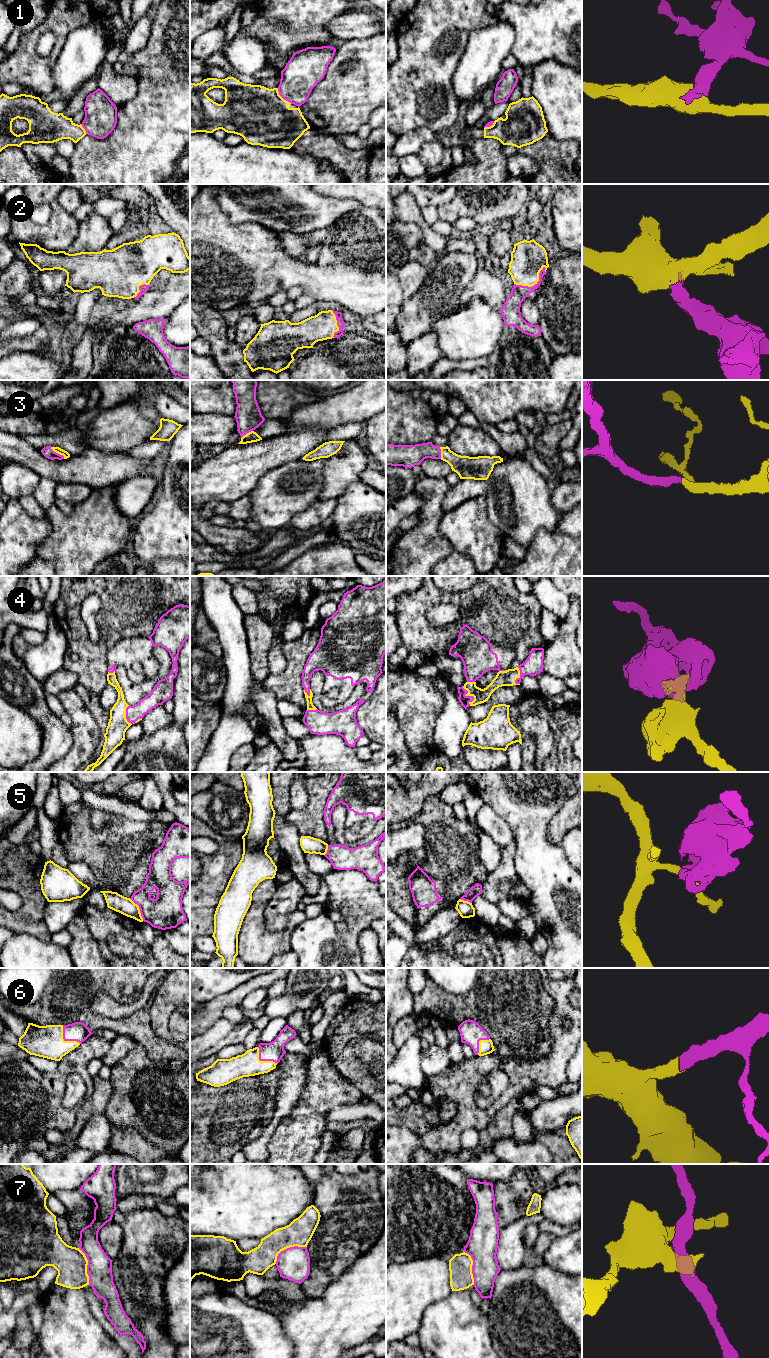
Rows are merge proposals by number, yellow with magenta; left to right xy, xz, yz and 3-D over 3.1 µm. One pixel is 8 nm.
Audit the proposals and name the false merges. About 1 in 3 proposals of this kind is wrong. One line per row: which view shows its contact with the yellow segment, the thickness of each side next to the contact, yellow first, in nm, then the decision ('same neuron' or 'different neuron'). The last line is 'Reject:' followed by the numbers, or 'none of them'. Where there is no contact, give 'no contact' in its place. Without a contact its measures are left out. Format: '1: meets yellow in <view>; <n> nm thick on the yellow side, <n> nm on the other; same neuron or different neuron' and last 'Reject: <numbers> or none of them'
1: meets yellow in xz; 460 nm thick on the yellow side, 280 nm on the other; different neuron
2: meets yellow in yz; 280 nm thick on the yellow side, 140 nm on the other; same neuron
3: meets yellow in xy; 50 nm thick on the yellow side, 80 nm on the other; same neuron
4: meets yellow in yz; 110 nm thick on the yellow side, 80 nm on the other; same neuron
5: meets yellow in xy; 140 nm thick on the yellow side, 280 nm on the other; different neuron
6: meets yellow in xy; 260 nm thick on the yellow side, 160 nm on the other; same neuron
7: meets yellow in xz; 220 nm thick on the yellow side, 260 nm on the other; different neuron
Reject: 1, 5, 7

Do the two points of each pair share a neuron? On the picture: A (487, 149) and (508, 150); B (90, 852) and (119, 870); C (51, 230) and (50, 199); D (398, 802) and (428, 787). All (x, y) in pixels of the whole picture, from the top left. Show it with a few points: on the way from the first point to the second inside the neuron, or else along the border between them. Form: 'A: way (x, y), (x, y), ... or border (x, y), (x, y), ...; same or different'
A: border (503, 145), (502, 152), (507, 157); different
B: way (97, 852), (101, 852), (112, 863); same
C: way (55, 222), (55, 207); same
D: way (405, 802), (409, 802), (421, 790); same

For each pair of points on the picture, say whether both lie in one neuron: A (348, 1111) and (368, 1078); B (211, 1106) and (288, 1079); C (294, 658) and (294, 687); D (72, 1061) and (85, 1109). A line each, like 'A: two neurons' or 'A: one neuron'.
A: two neurons
B: two neurons
C: one neuron
D: two neurons

